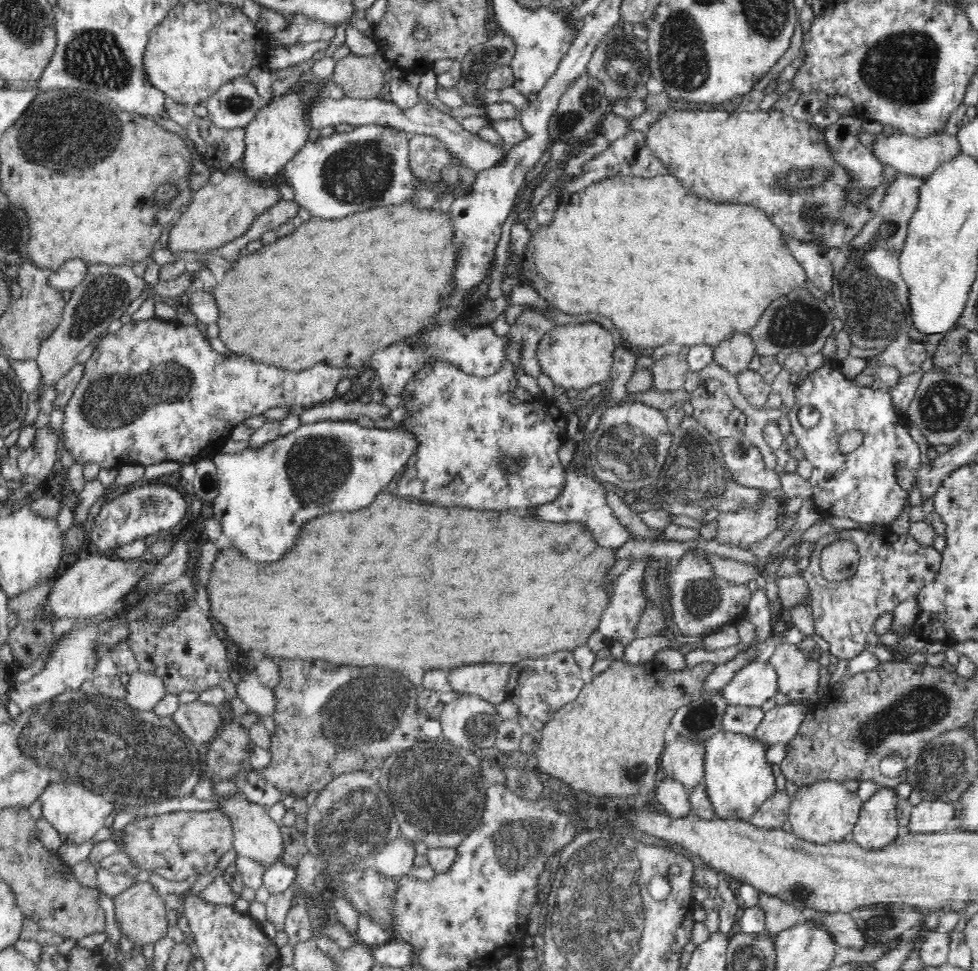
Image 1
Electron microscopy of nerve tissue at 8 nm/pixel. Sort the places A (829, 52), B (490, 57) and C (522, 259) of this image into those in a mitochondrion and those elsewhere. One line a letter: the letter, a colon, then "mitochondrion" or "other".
A: other
B: mitochondrion
C: other

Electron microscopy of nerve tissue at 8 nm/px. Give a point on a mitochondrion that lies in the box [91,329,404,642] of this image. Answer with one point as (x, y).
(318, 467)

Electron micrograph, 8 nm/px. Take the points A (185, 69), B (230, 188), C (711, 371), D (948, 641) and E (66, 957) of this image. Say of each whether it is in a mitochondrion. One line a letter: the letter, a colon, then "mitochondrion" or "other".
A: other
B: other
C: other
D: other
E: other

